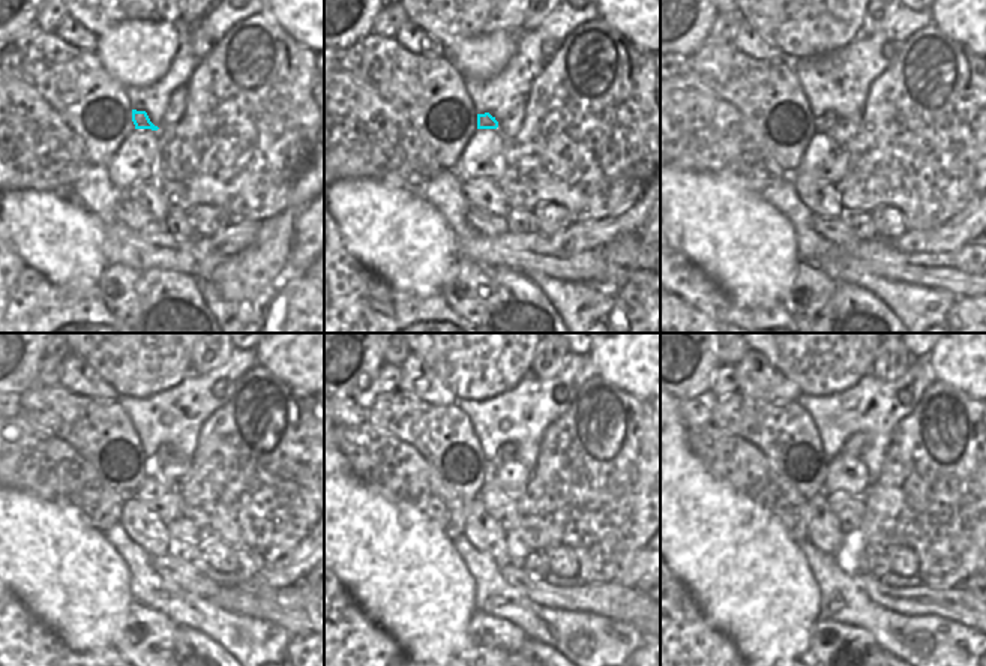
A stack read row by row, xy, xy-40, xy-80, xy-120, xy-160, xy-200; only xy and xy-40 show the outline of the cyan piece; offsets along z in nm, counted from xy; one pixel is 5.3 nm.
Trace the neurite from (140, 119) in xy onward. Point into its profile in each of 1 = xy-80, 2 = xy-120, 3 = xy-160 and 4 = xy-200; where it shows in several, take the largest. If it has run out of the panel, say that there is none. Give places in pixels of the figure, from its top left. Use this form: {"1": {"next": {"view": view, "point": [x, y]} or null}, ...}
{"1": {"next": {"view": "xy-80", "point": [821, 123]}}, "2": {"next": {"view": "xy-120", "point": [165, 450]}}, "3": {"next": {"view": "xy-160", "point": [508, 452]}}, "4": {"next": {"view": "xy-200", "point": [859, 443]}}}

